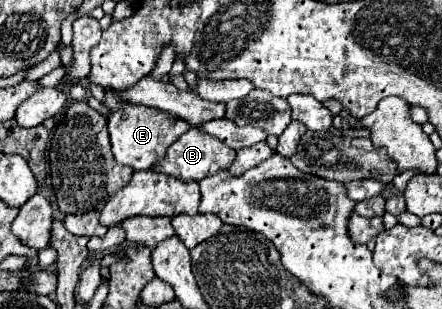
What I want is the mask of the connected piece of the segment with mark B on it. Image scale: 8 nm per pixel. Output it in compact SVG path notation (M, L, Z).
M190 128L186 134L182 134L166 152L166 156L162 158L162 162L154 164L152 170L158 170L162 174L170 174L176 176L180 180L202 180L210 174L216 174L220 170L226 170L236 158L236 150L228 148L224 142L220 142L218 138L202 132L200 128Z

